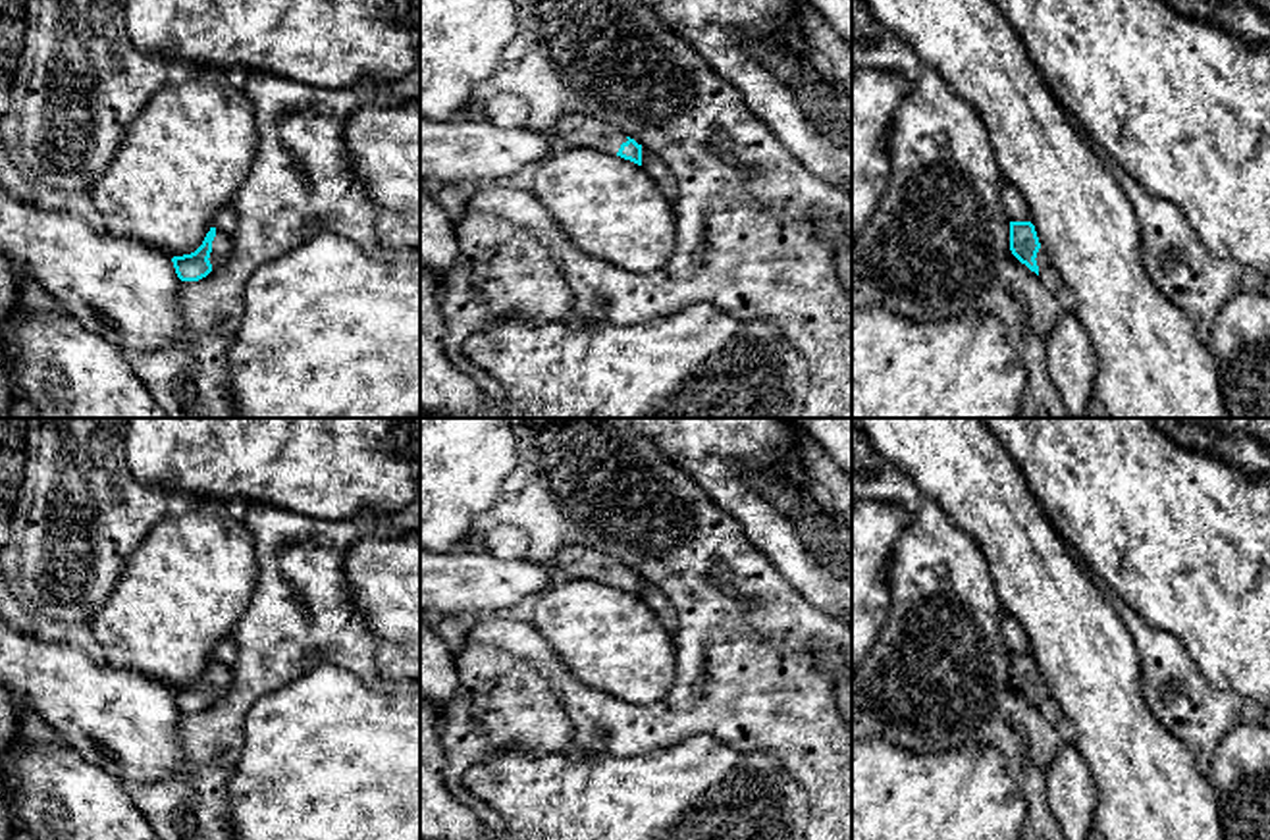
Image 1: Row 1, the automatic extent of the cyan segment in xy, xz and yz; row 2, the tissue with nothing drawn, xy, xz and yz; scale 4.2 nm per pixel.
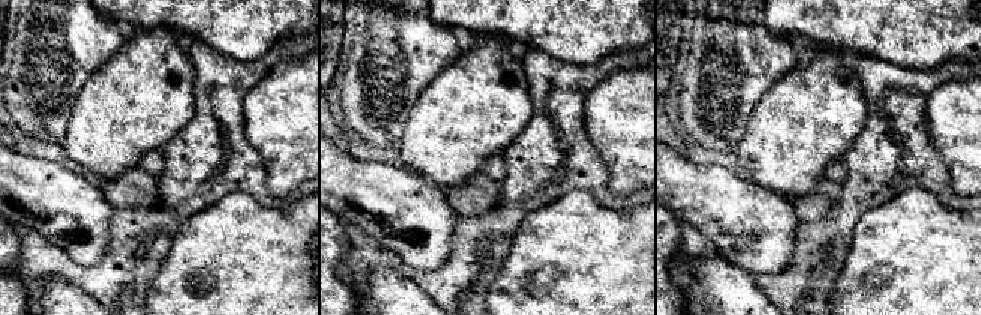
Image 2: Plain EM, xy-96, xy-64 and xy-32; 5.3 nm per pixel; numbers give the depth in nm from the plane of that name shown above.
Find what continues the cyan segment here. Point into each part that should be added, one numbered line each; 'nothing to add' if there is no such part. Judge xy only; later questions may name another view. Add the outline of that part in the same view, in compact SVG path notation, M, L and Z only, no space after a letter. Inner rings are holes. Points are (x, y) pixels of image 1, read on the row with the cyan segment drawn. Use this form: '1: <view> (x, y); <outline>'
1: xy (222, 245); M216 229L216 237L212 241L212 252L210 252L210 264L212 264L212 270L218 270L222 268L229 256L231 256L231 237L225 235L224 231Z

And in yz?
1: yz (1047, 272); M1041 247L1037 252L1039 279L1054 295L1066 285L1062 276L1056 272L1048 252Z

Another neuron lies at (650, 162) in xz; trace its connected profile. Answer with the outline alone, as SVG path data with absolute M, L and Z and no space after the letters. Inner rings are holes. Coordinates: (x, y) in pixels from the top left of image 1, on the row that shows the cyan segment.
M642 148L642 168L649 173L649 177L659 185L667 200L675 206L676 181L665 162L657 154Z

